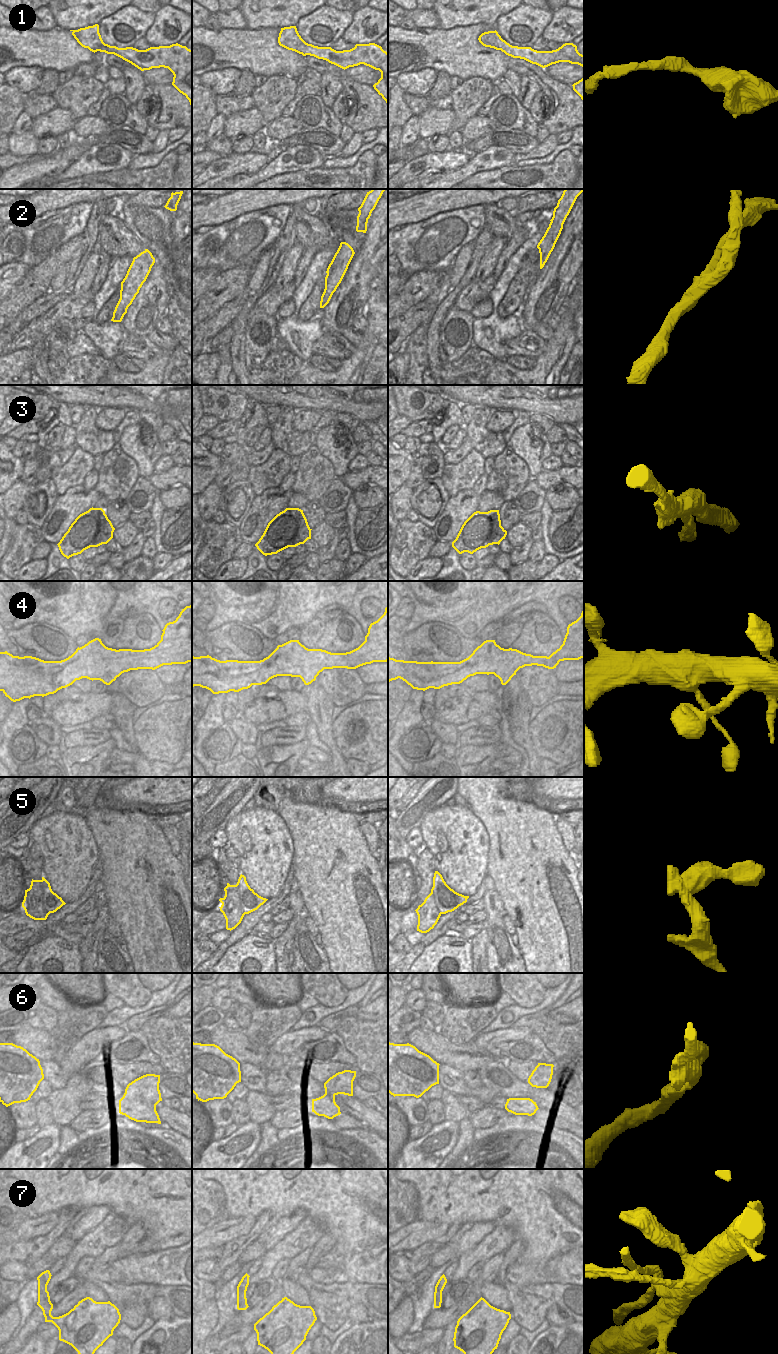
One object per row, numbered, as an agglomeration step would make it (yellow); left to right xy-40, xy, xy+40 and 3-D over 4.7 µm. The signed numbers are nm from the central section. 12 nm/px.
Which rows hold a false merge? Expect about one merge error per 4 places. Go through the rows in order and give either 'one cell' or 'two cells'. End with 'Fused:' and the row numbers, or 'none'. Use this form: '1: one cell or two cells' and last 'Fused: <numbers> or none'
1: one cell
2: one cell
3: two cells
4: one cell
5: two cells
6: one cell
7: two cells
Fused: 3, 5, 7

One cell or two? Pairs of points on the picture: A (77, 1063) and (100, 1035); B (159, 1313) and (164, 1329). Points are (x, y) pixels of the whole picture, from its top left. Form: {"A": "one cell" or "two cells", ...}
{"A": "one cell", "B": "two cells"}

